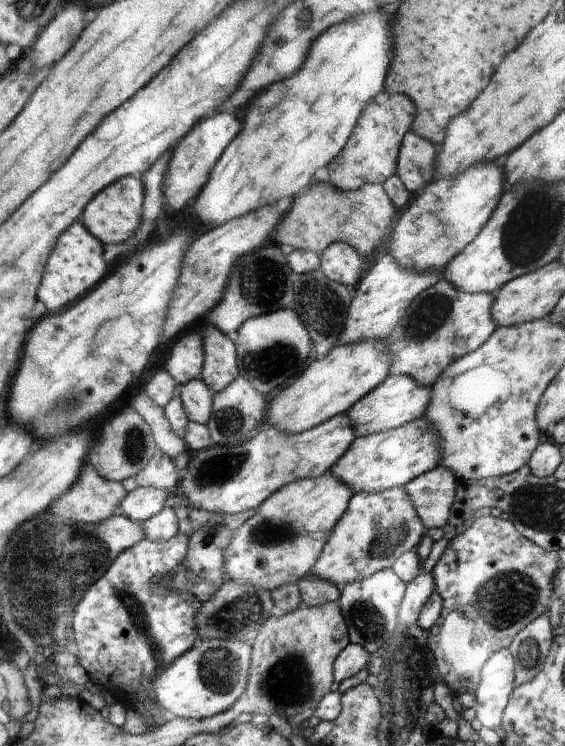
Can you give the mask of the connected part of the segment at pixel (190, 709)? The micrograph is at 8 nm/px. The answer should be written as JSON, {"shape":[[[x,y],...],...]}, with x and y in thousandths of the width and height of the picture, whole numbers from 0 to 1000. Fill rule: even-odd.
{"shape":[[[354,858],[273,917],[276,938],[292,954],[326,964],[359,964],[407,952],[432,930],[442,895],[442,866],[425,858]]]}

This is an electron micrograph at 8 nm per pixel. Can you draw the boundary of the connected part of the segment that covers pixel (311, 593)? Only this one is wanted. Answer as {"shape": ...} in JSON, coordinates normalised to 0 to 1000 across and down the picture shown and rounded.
{"shape":[[[549,768],[533,776],[526,786],[533,808],[536,811],[549,811],[550,814],[559,814],[572,808],[596,810],[605,798],[598,786],[577,779],[570,773],[558,772],[556,768]]]}

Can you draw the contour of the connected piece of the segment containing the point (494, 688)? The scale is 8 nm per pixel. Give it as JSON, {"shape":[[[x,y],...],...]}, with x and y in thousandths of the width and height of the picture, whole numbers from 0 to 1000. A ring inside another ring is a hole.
{"shape":[[[899,871],[878,874],[857,895],[857,912],[850,912],[850,928],[842,928],[842,962],[857,976],[885,973],[888,954],[903,938],[910,922],[913,887]]]}

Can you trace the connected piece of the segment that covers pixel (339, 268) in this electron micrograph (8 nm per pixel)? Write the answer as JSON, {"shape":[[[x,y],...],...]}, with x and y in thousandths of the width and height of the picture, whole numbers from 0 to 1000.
{"shape":[[[589,326],[577,338],[566,343],[566,357],[570,365],[581,370],[582,375],[604,379],[611,386],[623,385],[641,373],[641,349],[634,346],[634,339],[611,326]]]}

